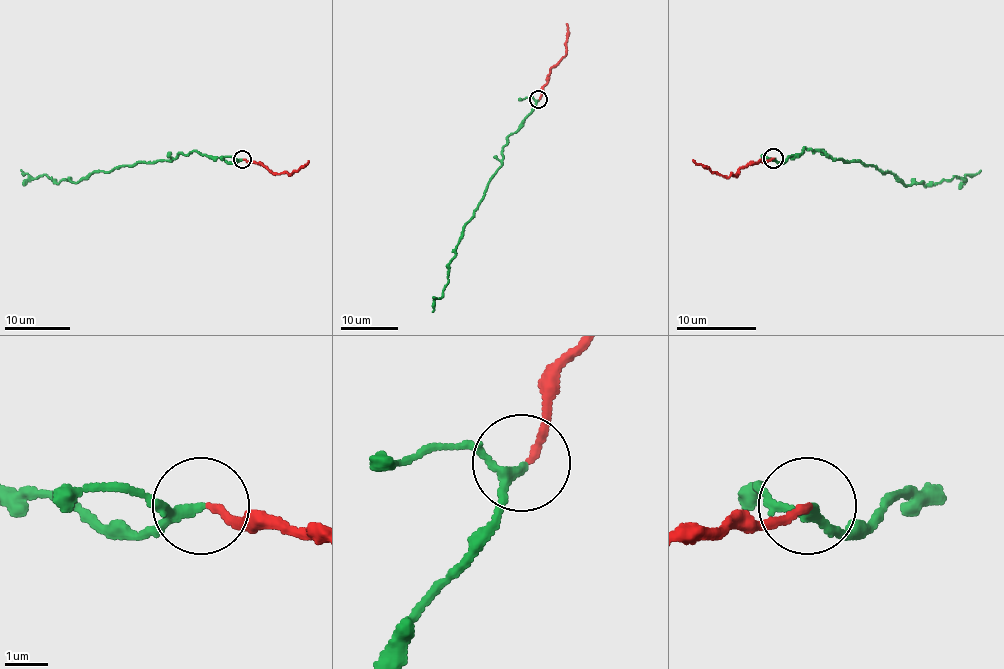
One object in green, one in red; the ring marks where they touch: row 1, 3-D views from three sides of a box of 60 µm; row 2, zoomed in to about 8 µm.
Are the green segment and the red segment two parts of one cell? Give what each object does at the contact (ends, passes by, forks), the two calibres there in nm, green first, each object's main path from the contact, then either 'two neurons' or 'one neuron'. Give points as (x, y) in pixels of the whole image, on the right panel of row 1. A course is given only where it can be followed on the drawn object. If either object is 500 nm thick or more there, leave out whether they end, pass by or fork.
green passes by | red ends | 190/160 nm | green via (774, 157), (786, 163), (804, 149), (825, 150), (889, 171), (906, 185), (965, 181), (980, 170) | red via (774, 157), (739, 167), (734, 176), (716, 174), (693, 160) | two neurons

